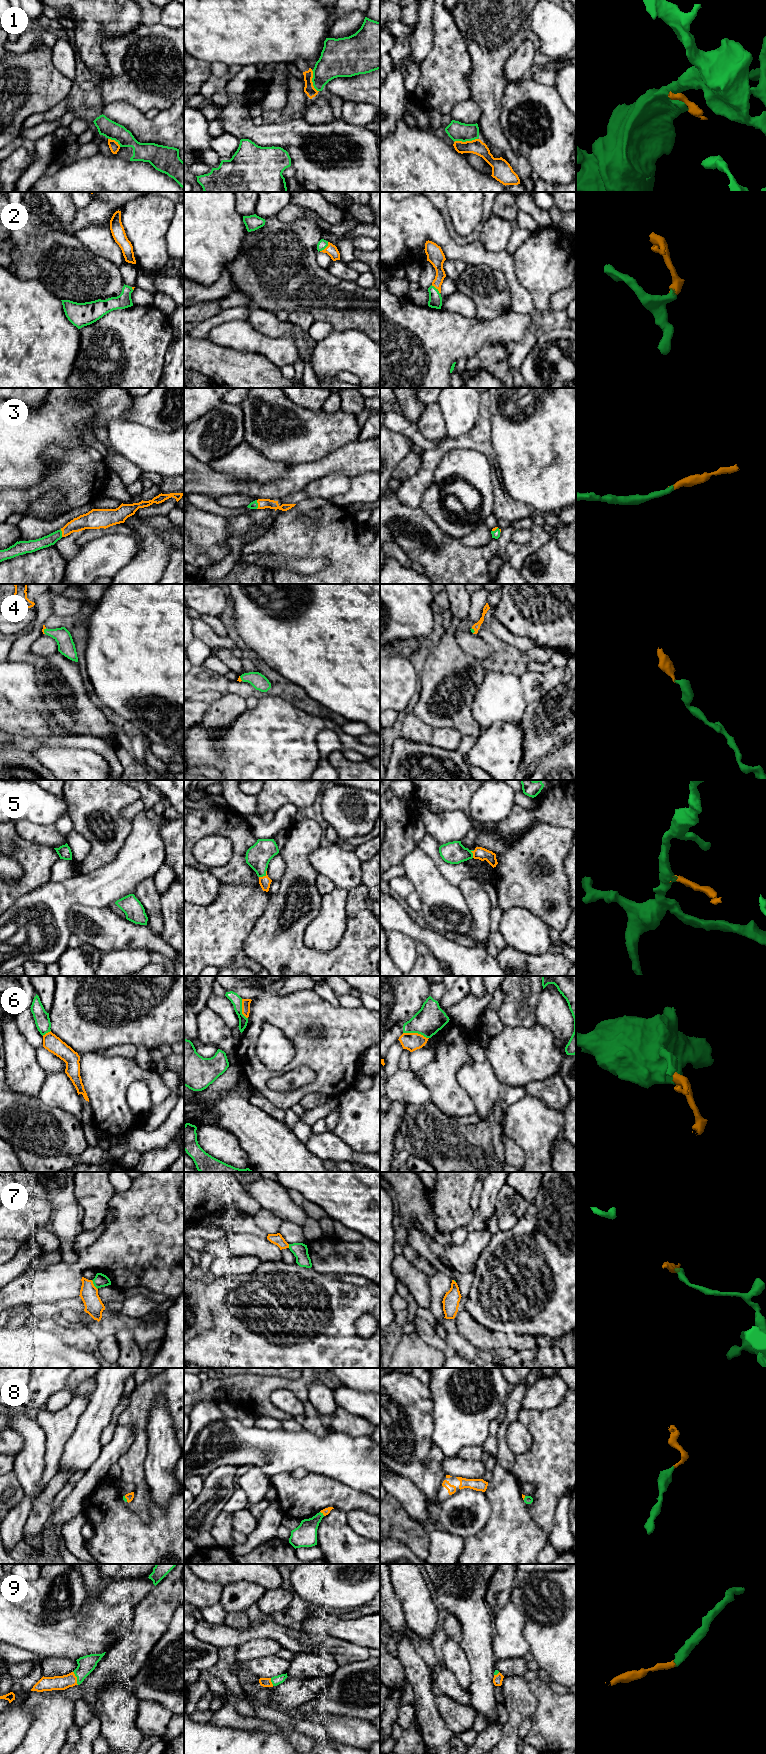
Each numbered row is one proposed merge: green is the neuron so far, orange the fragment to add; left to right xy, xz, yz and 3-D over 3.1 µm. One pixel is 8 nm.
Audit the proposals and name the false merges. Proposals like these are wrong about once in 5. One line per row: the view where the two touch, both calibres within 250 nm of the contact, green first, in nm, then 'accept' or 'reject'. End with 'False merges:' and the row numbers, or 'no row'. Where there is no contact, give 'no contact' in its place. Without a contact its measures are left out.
1: contact in yz; calibres 160 and 120 nm; reject
2: contact in xz; calibres 80 and 90 nm; accept
3: contact in xz; calibres 60 and 80 nm; accept
4: contact in xy; calibres 140 and 20 nm; accept
5: contact in xz; calibres 200 and 90 nm; accept
6: contact in yz; calibres 220 and 140 nm; reject
7: contact in xy; calibres 110 and 150 nm; reject
8: contact in xz; calibres 190 and 60 nm; accept
9: contact in xy; calibres 140 and 110 nm; accept
False merges: 1, 6, 7

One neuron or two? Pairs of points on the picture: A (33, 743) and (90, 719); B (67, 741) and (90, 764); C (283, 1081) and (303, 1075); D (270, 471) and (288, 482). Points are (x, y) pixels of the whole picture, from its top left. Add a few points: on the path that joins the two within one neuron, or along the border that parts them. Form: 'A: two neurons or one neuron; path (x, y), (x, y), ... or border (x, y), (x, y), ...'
A: two neurons; border (74, 734), (89, 734), (97, 737)
B: two neurons; border (48, 746), (80, 747), (91, 749), (95, 752)
C: one neuron; path (288, 1081), (291, 1078), (298, 1077)
D: two neurons; border (292, 466), (275, 480), (266, 483), (257, 482)

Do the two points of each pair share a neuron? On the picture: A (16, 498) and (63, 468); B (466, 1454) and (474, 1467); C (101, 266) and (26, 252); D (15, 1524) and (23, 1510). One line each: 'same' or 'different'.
A: same
B: different
C: same
D: same

